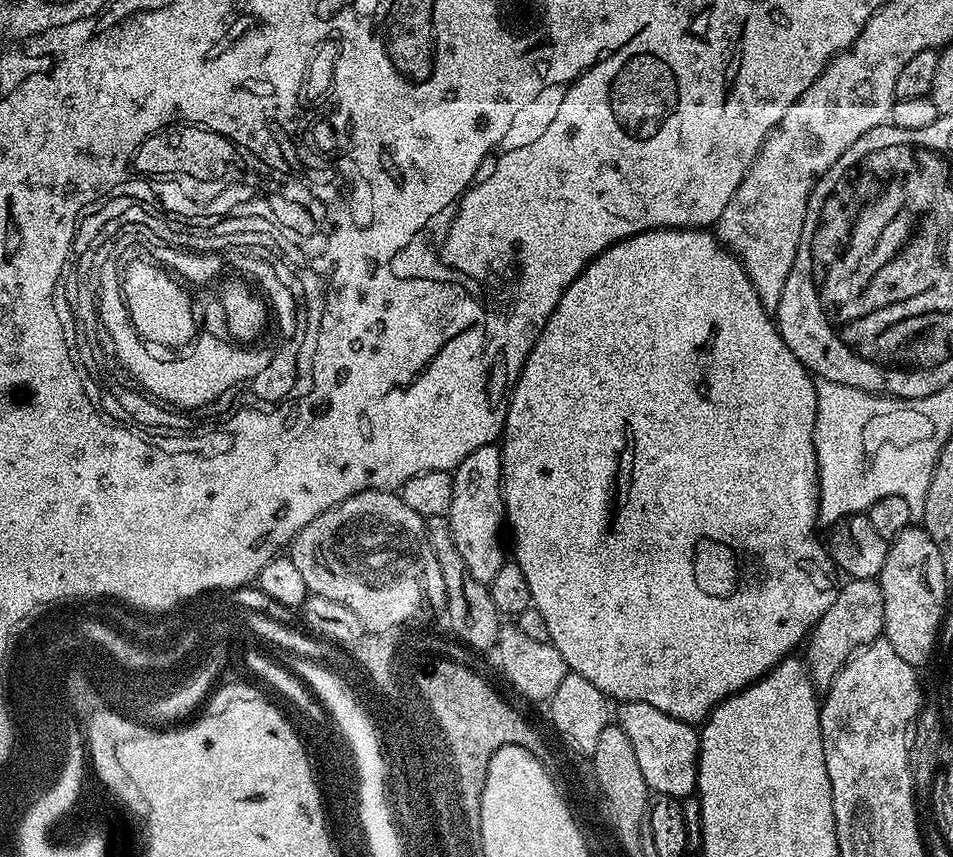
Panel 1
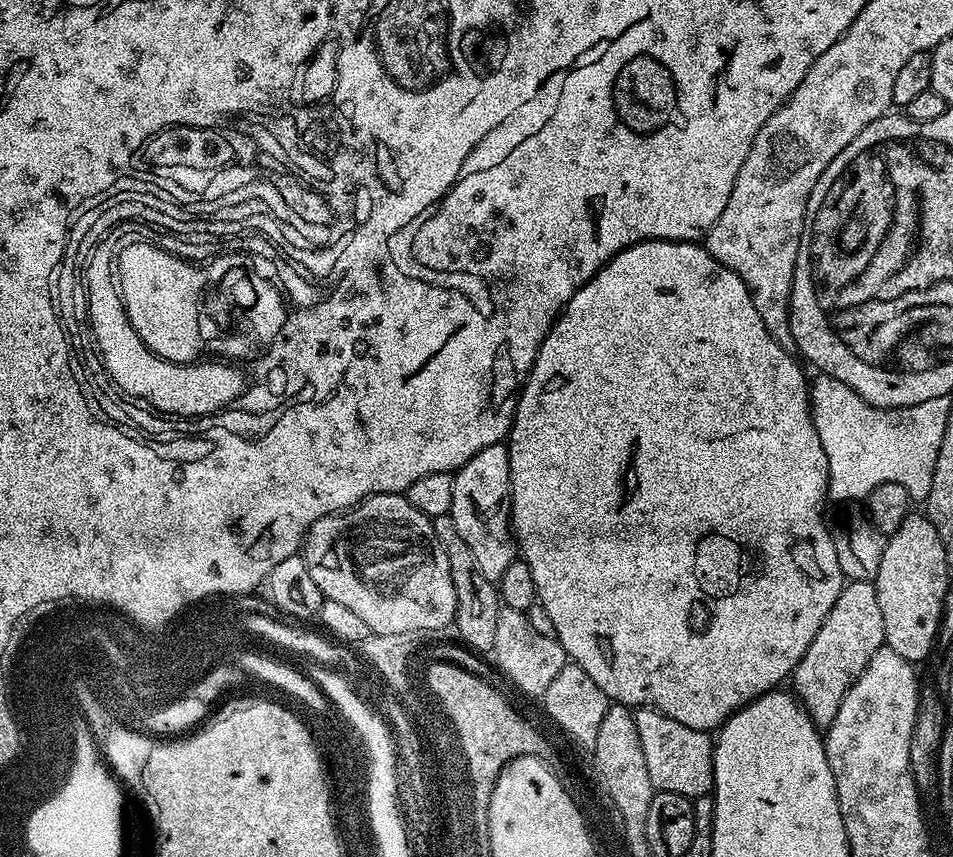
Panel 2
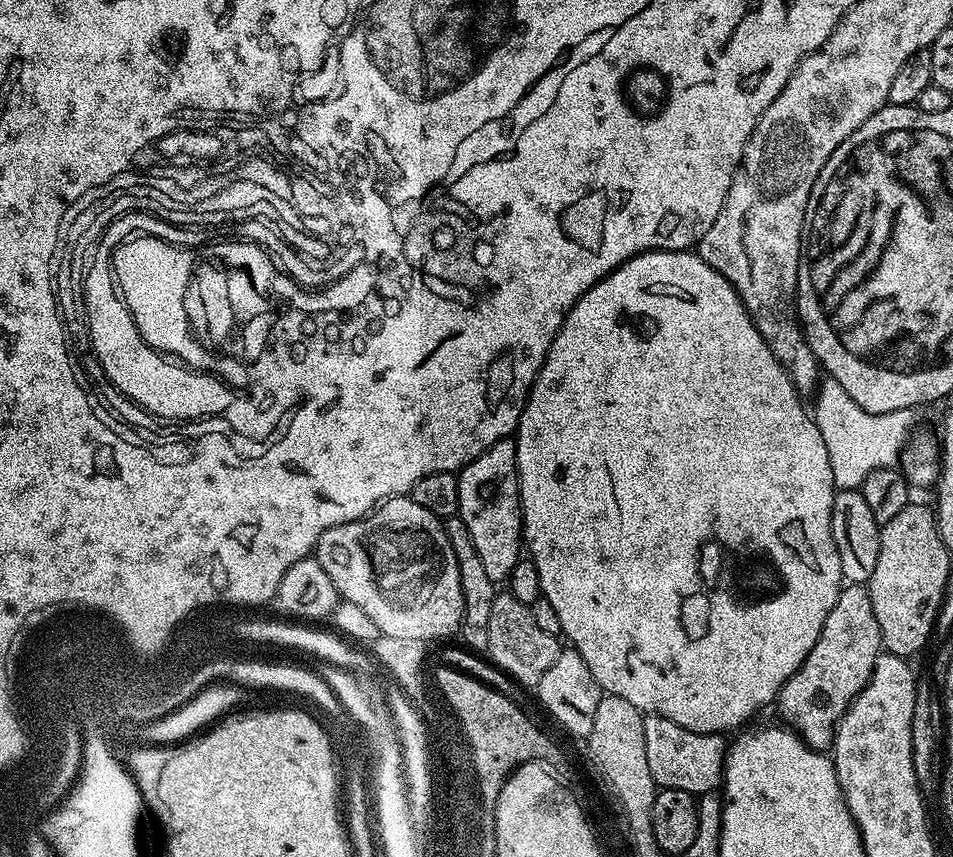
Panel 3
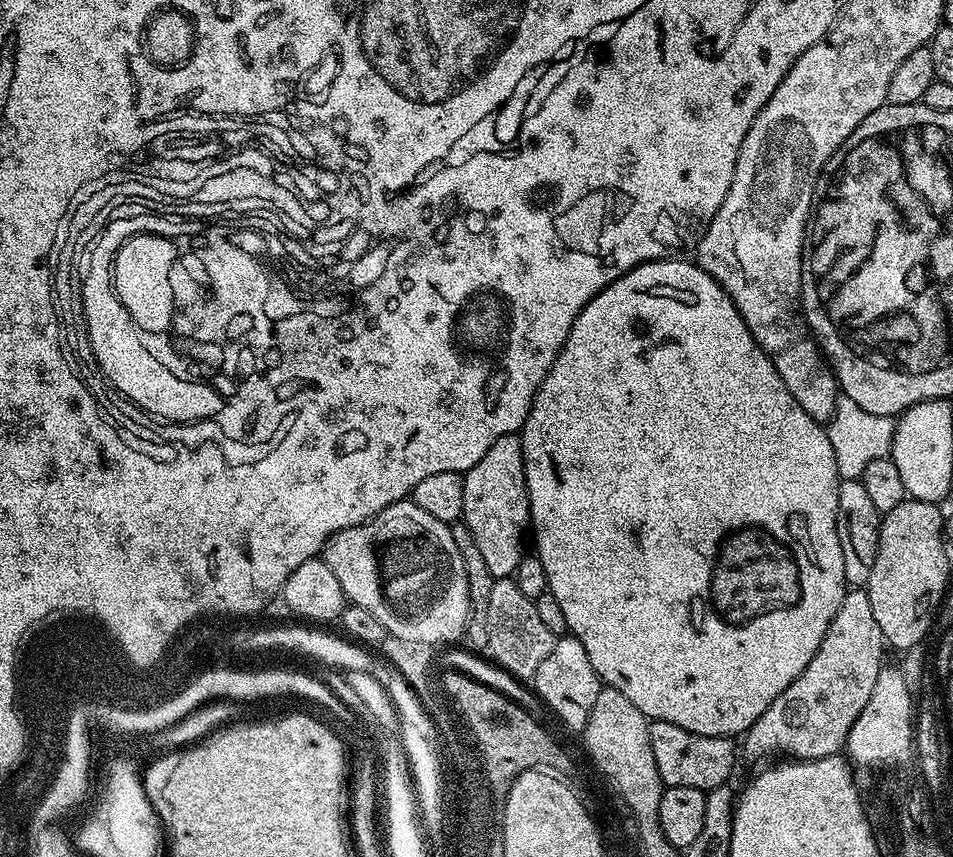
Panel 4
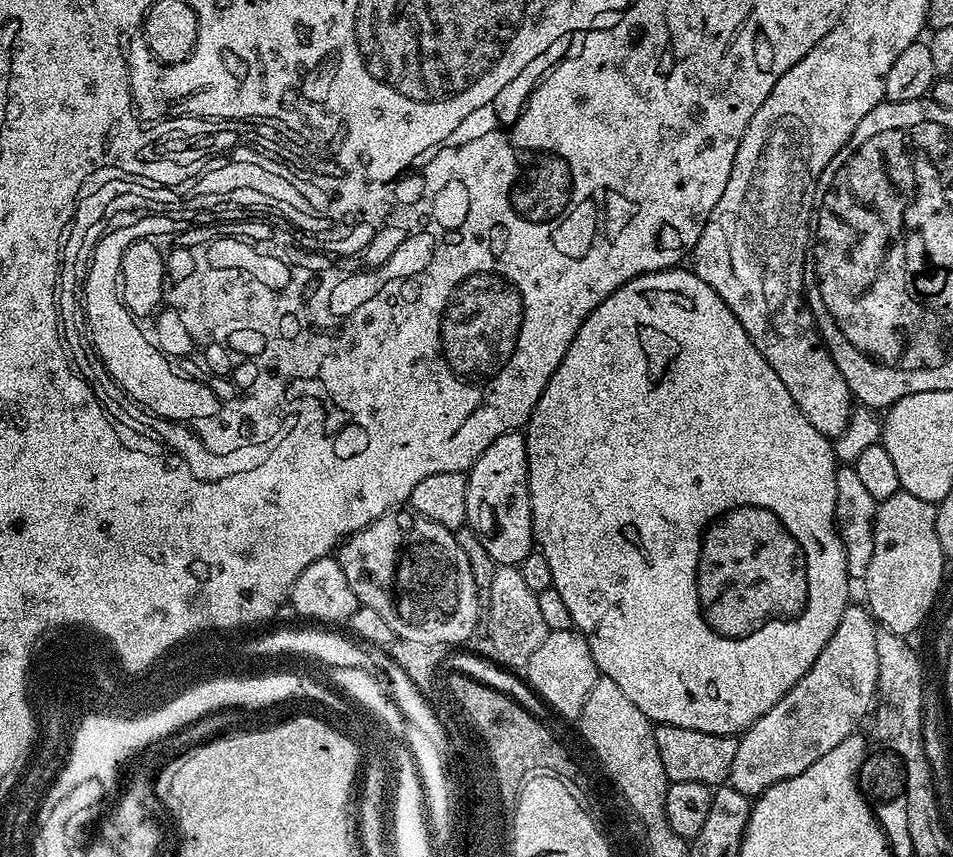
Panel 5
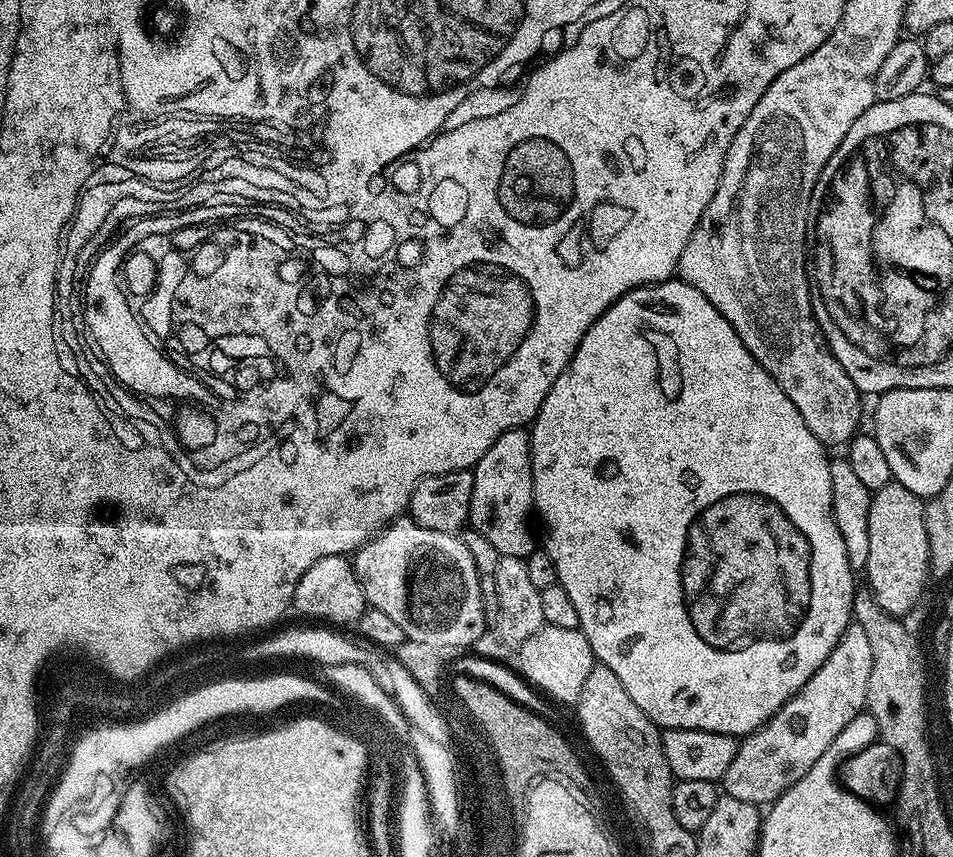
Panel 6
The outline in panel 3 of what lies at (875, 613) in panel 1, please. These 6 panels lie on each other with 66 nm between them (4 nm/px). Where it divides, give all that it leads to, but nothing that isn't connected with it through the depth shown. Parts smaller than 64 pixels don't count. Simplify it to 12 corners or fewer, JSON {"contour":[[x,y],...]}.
{"contour":[[845,583],[782,686],[780,716],[814,752],[870,682],[880,627]]}

